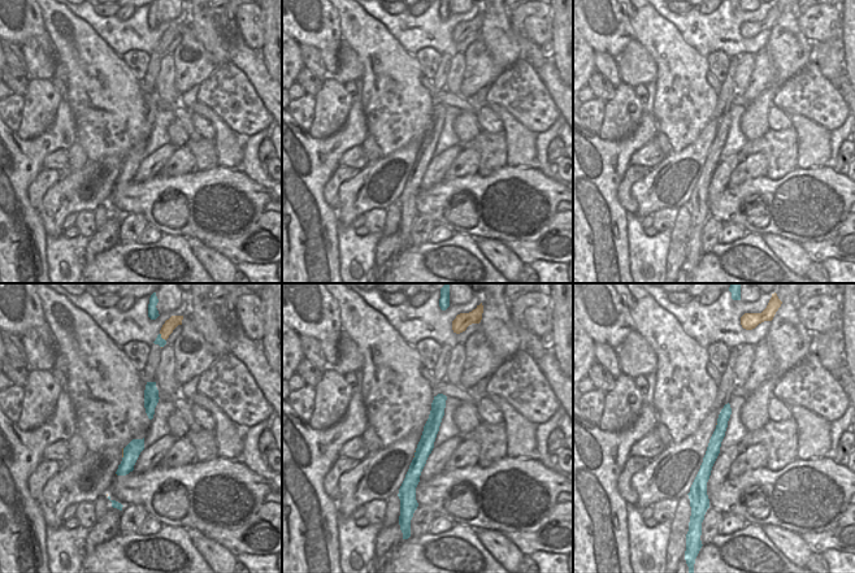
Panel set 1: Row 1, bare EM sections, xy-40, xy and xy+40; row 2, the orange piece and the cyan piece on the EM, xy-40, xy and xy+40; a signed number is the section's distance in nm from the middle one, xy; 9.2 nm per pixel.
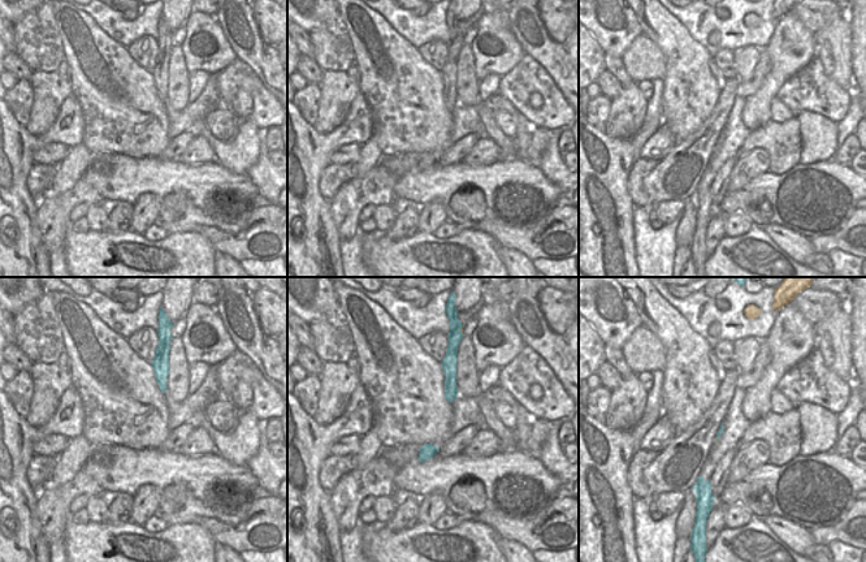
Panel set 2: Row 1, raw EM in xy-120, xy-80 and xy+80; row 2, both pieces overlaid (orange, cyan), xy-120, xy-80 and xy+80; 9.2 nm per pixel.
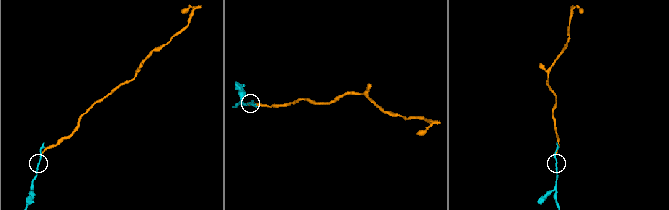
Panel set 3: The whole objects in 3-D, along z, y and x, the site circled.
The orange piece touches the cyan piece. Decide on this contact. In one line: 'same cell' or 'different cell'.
different cell

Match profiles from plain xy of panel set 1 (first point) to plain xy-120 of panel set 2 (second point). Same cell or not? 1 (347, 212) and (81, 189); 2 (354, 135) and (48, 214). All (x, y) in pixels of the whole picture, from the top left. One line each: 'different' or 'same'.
1: same
2: different

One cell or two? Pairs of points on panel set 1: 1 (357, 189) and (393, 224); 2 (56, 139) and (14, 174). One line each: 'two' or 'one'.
1: two
2: one

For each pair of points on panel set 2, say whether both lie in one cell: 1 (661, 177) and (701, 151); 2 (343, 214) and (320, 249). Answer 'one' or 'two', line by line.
1: one
2: two

